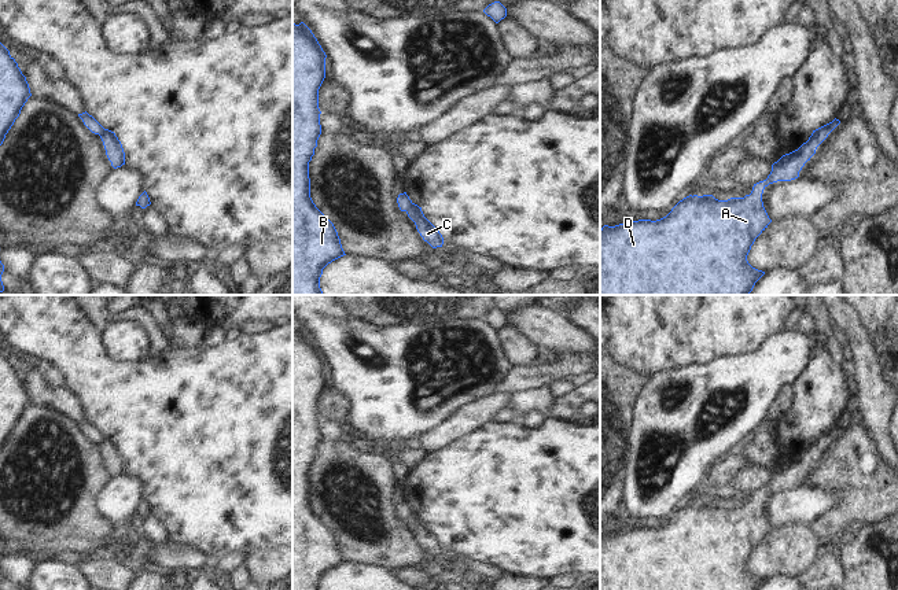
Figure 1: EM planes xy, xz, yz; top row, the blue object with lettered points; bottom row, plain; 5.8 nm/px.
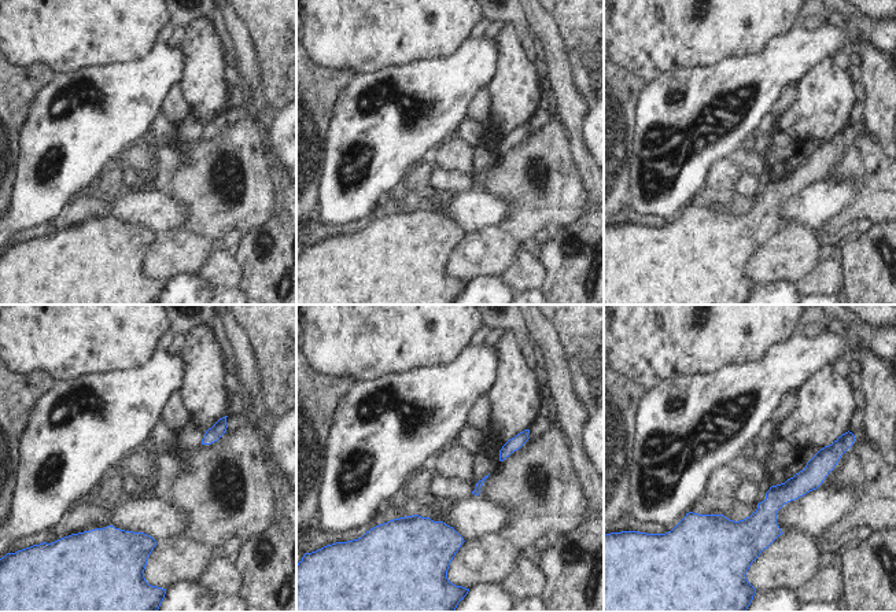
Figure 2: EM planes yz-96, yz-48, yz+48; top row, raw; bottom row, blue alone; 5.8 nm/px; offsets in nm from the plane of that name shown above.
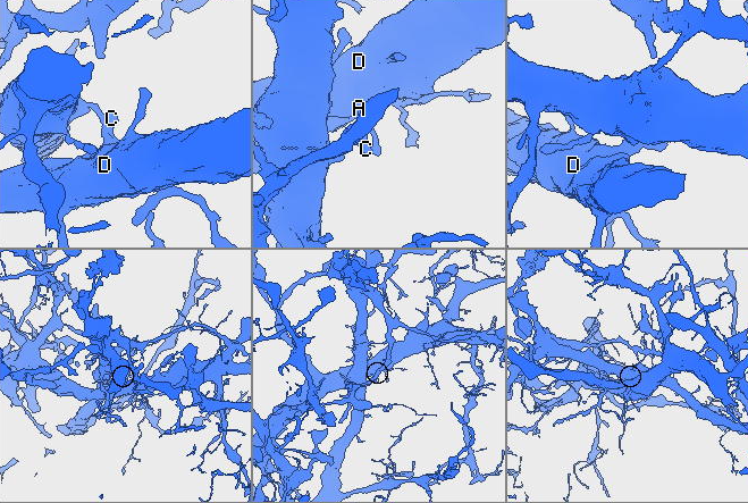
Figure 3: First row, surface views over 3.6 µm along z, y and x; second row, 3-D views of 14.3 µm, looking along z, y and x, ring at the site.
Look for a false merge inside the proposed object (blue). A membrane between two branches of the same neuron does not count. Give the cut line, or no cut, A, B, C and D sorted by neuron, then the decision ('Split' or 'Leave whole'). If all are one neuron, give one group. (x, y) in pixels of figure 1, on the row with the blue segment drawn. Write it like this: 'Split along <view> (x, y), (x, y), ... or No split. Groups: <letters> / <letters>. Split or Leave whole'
Split along xz (412, 203), (405, 210). Groups: A C D / B. Split

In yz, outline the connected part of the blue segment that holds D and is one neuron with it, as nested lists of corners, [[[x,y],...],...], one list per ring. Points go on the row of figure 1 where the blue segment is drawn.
[[[835,118],[821,126],[798,150],[783,155],[772,165],[768,178],[754,184],[751,193],[744,198],[718,200],[713,195],[689,195],[660,220],[628,221],[615,226],[604,225],[600,229],[600,295],[750,295],[765,272],[752,268],[747,255],[755,239],[772,222],[763,207],[763,189],[777,181],[798,178],[805,163],[839,123],[840,121]]]

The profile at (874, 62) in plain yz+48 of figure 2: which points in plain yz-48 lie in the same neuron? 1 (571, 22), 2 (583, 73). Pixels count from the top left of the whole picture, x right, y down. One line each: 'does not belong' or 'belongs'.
1: does not belong
2: does not belong

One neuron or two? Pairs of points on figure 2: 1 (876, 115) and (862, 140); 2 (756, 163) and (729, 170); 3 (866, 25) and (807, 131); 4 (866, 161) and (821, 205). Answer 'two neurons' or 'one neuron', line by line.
1: two neurons
2: one neuron
3: two neurons
4: two neurons

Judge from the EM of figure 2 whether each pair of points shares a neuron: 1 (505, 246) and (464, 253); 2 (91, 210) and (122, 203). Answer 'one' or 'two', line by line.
1: one
2: one

